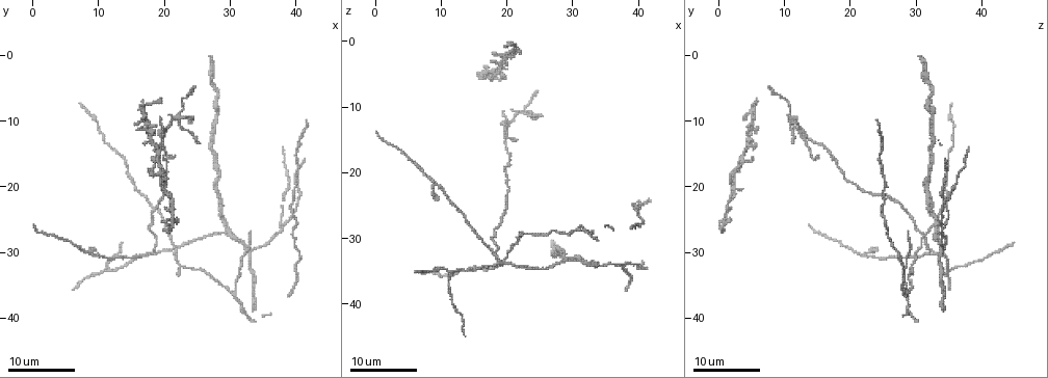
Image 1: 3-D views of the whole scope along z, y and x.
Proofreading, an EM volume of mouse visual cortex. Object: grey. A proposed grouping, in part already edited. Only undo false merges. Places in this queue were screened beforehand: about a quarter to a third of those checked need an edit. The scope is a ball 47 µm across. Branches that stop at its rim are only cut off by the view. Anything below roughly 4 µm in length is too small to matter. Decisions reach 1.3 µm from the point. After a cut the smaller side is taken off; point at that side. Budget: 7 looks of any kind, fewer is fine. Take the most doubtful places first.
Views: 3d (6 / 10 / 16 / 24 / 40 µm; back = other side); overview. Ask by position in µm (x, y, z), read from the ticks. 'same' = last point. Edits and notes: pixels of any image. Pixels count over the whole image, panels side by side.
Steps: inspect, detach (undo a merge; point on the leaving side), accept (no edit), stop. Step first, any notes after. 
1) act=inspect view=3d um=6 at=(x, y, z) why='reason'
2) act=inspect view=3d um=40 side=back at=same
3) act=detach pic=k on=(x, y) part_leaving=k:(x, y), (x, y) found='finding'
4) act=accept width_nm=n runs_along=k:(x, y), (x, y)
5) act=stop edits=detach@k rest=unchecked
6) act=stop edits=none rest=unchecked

act=inspect view=3d um=16 at=(18.0, 30.0, 32.5) why='a fork'

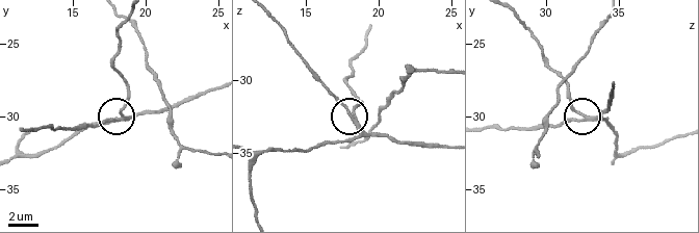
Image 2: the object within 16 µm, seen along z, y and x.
act=inspect view=3d um=10 at=(18.2, 30.2, 32.8)

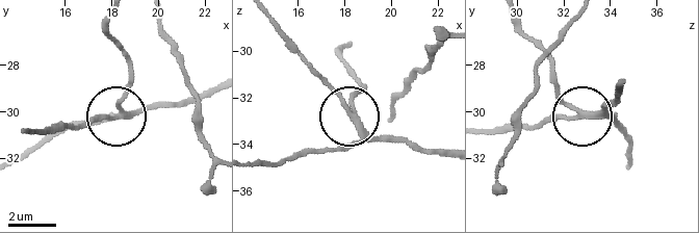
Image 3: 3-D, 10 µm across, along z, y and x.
act=accept side_arm_um=29 runs_along=3:(110, 18), (128, 89), (117, 115), (73, 125) found='continuous, no second neuron'

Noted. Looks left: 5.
act=inspect view=3d um=24 at=(11.0, 32.5, 35.5) why='arms part here'

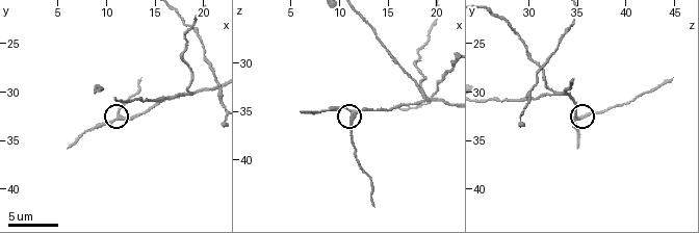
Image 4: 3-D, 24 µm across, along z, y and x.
act=inspect view=3d um=10 at=(11.6, 32.6, 35.2)

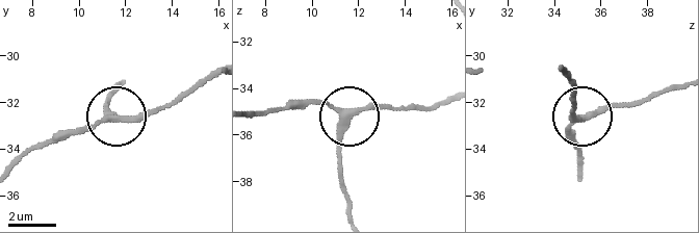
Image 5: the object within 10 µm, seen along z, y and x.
act=accept arms=3 runs_along=5:(212, 71), (159, 107), (87, 129), (59, 129) found='all the same neuron'

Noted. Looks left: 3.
act=inspect view=3d um=24 at=(29.5, 26.5, 33.0) why='three-way junction'

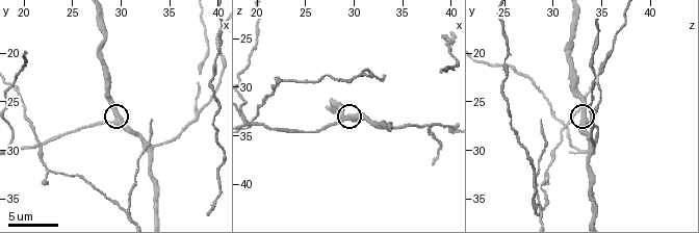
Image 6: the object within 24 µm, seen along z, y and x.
act=inspect view=3d um=10 at=(29.6, 26.4, 33.0)

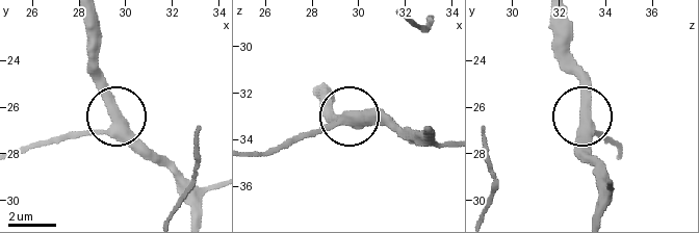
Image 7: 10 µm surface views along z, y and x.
act=accept width_nm=350 found='all the same neuron'

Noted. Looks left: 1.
act=inspect view=3d um=16 at=(30.6, 36.2, 28.6) why='three-way junction'

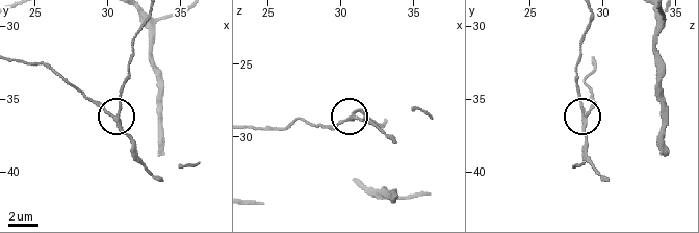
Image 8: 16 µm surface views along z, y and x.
act=accept arms=3 runs_along=8:(252, 126), (282, 126), (301, 119), (330, 126), (357, 111) found='all the same neuron'

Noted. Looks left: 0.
act=stop edits=none rest=unchecked

